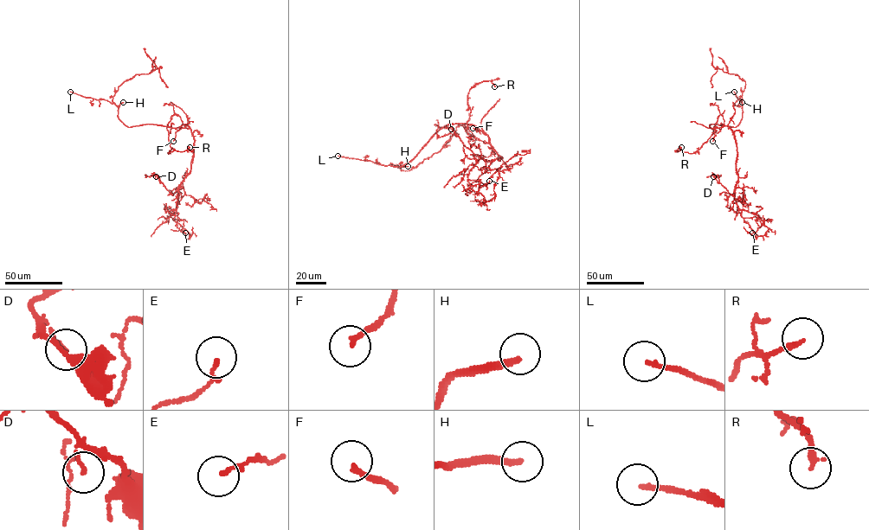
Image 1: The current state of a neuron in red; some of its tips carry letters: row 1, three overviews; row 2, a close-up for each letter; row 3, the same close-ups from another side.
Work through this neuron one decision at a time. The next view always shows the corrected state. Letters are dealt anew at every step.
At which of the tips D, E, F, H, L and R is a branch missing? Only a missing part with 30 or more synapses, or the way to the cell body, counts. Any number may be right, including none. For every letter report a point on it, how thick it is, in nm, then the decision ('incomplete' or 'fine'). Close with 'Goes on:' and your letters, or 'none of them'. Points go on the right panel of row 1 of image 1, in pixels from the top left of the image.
D: (713, 176) | 120 nm | fine
E: (752, 233) | 140 nm | fine
F: (712, 141) | 190 nm | incomplete
H: (742, 102) | 240 nm | incomplete
L: (734, 92) | 160 nm | incomplete
R: (681, 147) | 190 nm | fine
Goes on: F, H, L

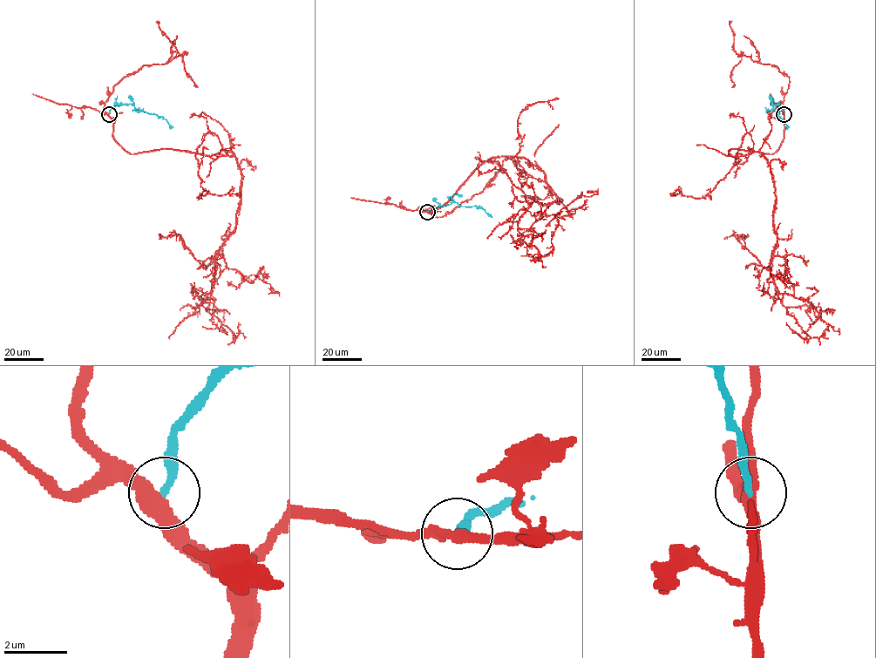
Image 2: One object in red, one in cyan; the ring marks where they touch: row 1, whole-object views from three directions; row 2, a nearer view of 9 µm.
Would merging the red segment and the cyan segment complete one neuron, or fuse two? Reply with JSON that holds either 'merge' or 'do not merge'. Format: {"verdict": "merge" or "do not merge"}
{"verdict": "do not merge"}

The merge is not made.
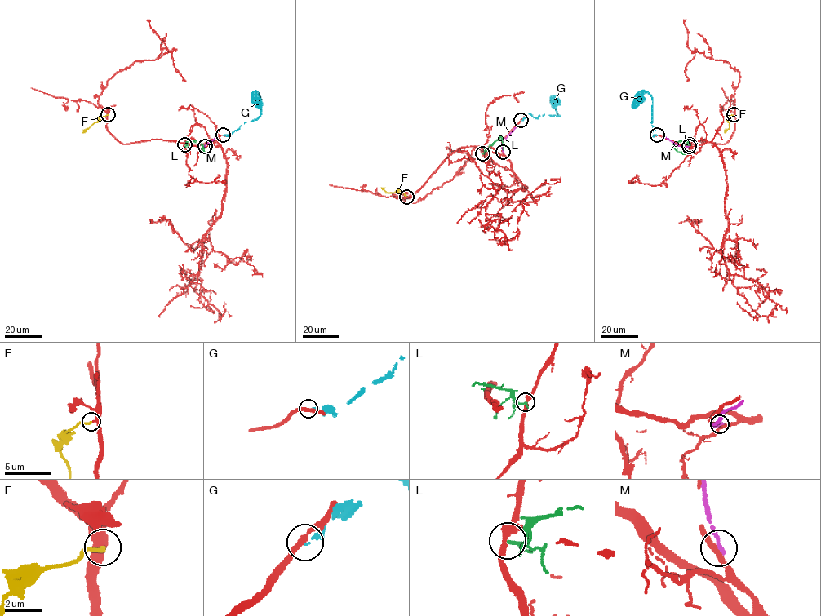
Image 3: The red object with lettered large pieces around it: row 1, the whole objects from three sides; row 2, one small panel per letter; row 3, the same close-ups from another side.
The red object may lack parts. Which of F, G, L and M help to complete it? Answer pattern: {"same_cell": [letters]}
{"same_cell": ["F"]}

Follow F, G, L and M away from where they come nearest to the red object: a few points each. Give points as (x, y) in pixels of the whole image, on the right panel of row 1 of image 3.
F: (734, 114), (729, 117), (729, 127), (725, 133)
G: (657, 135), (650, 134), (654, 129), (651, 121), (651, 97), (644, 92), (632, 107)
L: (690, 144), (682, 141), (673, 145), (677, 151), (686, 154)
M: (689, 146), (679, 146), (663, 138)

